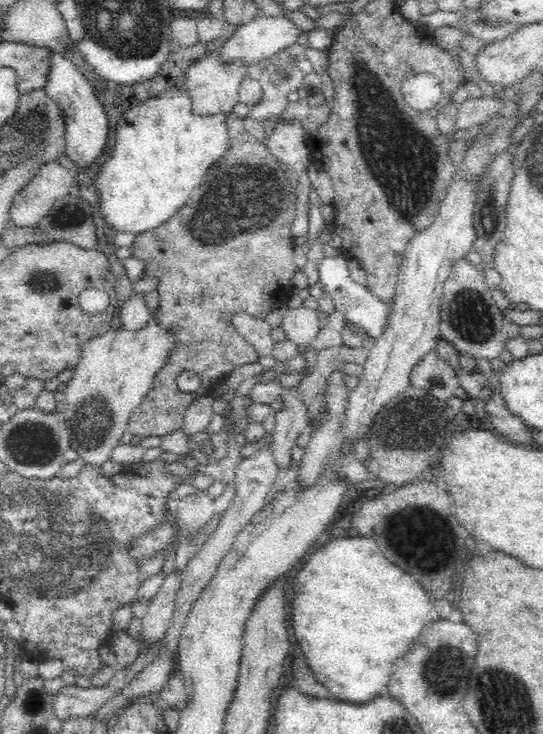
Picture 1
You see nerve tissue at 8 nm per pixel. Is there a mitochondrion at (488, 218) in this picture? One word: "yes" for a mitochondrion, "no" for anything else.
yes

